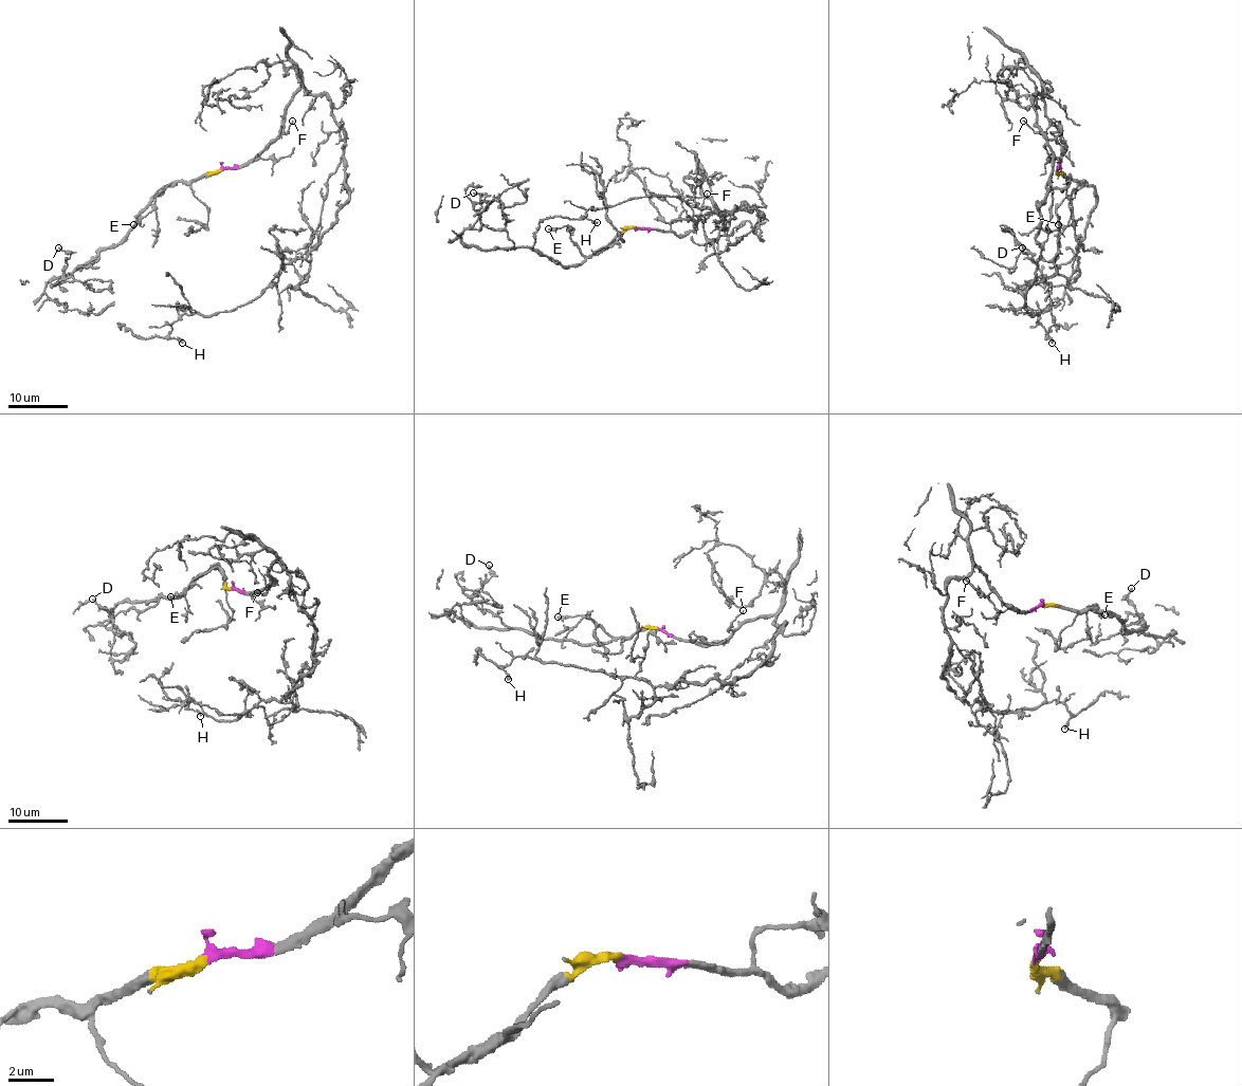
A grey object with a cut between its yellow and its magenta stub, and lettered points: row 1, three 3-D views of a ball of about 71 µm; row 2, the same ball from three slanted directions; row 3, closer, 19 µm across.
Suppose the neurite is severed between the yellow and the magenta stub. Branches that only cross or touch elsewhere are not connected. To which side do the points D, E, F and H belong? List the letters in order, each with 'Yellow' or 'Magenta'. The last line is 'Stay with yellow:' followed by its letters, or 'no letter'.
D: Yellow
E: Yellow
F: Magenta
H: Magenta
Stay with yellow: D, E

